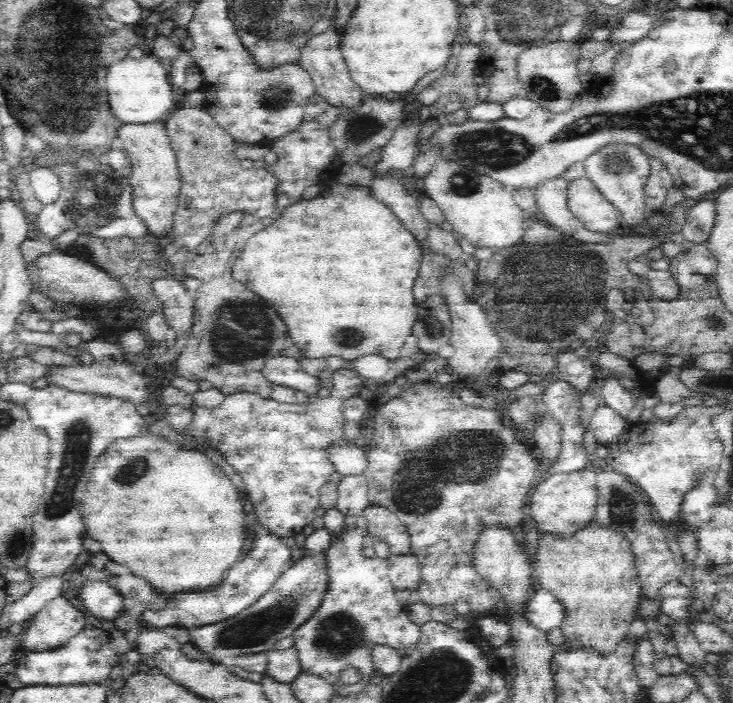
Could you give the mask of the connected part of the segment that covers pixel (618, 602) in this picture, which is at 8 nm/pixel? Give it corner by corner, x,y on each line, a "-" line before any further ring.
592,521
570,538
542,535
538,537
538,541
536,559
531,564
532,578
536,586
549,590
558,599
560,606
564,606
564,618
558,628
566,636
566,644
572,644
588,652
598,652
601,655
615,652
626,638
629,624
634,622
638,604
643,596
636,576
634,553
628,540
624,538
624,535
606,527
600,527
600,524

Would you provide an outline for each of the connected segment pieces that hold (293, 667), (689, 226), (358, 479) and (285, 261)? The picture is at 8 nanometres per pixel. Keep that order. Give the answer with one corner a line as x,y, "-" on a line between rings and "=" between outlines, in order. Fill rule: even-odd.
273,649
268,652
265,675
278,684
290,685
302,673
296,649
=
708,197
699,200
696,206
690,208
687,218
683,229
684,239
694,245
705,244
716,219
715,202
=
364,475
343,476
337,483
335,508
345,517
360,516
371,505
367,497
367,480
=
338,182
332,184
332,186
327,186
327,183
324,183
324,192
318,198
302,200
298,204
292,204
290,208
284,210
284,214
274,224
270,224
268,228
264,228
256,236
252,236
240,253
238,260
234,263
232,276
234,280
246,285
248,290
258,294
262,300
272,304
274,312
280,316
282,321
286,322
285,325
287,326
289,337
301,350
305,362
314,358
328,358
330,356
340,356
346,362
350,362
350,360
356,360
356,358
368,354
380,354
380,356
384,356
388,360
396,360
400,358
402,344
410,336
417,319
418,308
416,306
418,304
416,304
416,300
412,296
412,284
414,284
419,268
423,263
422,249
416,243
414,236
396,218
390,208
386,208
384,204
372,200
373,197
369,195
369,188
364,188
364,186
346,186
346,184
338,184
-
354,332
360,334
362,340
358,344
346,344
346,338
348,338
346,334
354,334

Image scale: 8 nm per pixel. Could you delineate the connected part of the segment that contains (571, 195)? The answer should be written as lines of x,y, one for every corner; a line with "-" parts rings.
586,175
569,182
567,208
592,233
611,233
617,228
619,215
616,208
604,199

